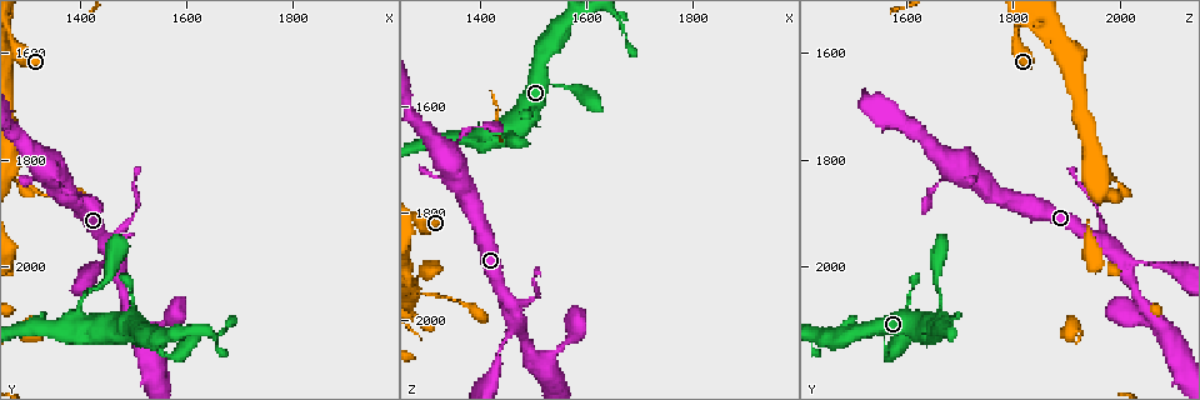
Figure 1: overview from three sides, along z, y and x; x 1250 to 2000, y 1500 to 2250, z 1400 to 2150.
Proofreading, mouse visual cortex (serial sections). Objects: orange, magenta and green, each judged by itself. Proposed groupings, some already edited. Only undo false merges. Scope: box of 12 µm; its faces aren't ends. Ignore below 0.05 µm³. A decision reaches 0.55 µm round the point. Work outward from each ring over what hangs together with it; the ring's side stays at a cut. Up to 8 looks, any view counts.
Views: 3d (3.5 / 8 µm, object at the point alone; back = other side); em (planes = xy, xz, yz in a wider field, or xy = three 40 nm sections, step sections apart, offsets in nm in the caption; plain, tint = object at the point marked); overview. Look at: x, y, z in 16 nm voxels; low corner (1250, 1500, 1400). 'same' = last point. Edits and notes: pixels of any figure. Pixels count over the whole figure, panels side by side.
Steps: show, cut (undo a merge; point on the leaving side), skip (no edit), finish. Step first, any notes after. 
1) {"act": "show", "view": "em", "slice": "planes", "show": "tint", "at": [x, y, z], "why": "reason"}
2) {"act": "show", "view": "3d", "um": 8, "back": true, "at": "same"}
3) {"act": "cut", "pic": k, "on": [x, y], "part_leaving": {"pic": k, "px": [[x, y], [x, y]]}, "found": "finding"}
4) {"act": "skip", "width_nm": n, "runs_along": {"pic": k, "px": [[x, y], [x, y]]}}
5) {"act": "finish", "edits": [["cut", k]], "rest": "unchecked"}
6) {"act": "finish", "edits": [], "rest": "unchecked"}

{"act": "show", "view": "3d", "um": 3.5, "at": [1460, 1990, 2010], "why": "narrows sharply"}

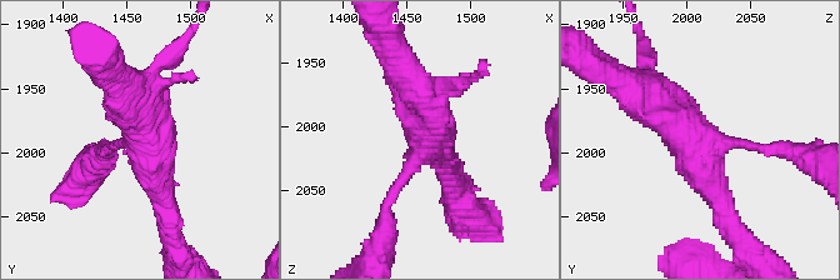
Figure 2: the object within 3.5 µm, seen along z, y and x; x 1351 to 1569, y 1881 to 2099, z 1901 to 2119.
{"act": "show", "view": "em", "slice": "xy", "step": 2, "show": "tint", "at": [1462, 1988, 2018], "arms": 3, "arm_widths_nm": [150, 350, 350]}

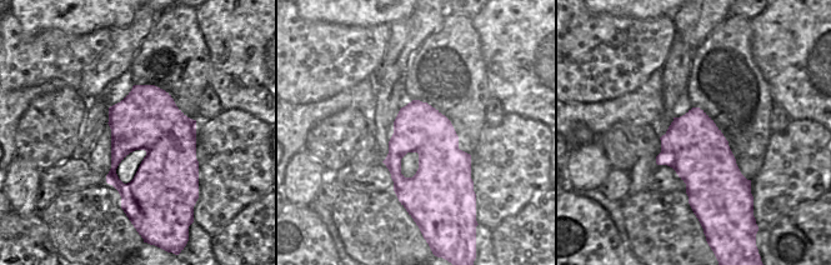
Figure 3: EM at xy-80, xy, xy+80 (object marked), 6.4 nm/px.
{"act": "skip", "runs_along": {"pic": 2, "px": [[638, 79], [695, 144], [724, 213]]}, "found": "one cell here"}

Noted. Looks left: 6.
{"act": "show", "view": "3d", "um": 3.5, "at": [1400, 1865, 1635], "why": "a narrow waist"}

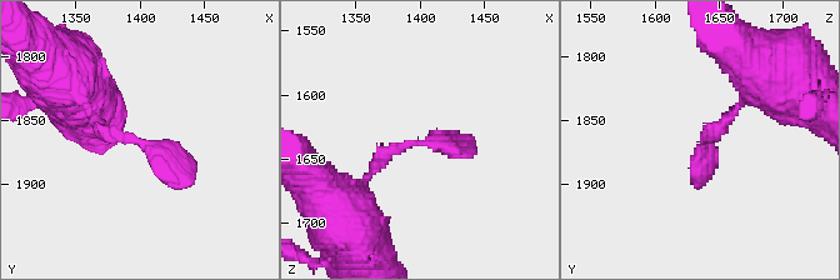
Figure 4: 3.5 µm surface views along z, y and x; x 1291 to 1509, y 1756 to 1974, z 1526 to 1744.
{"act": "show", "view": "em", "slice": "xy", "step": 3, "show": "tint", "at": [1400, 1868, 1638], "why": "need the tissue"}

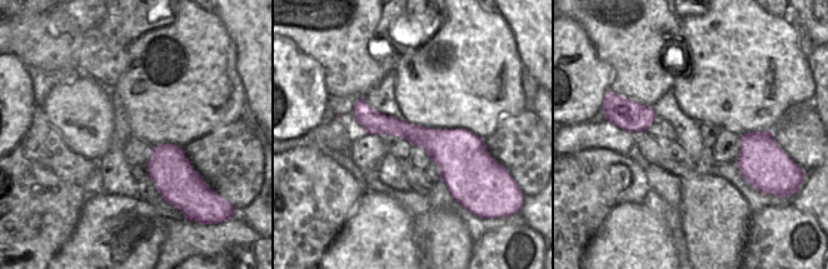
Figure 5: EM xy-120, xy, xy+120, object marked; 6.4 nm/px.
{"act": "skip", "runs_along": {"pic": 5, "px": [[357, 108], [490, 165]]}, "found": "one cell here"}

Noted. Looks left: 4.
{"act": "show", "view": "3d", "um": 8, "at": [1395, 2090, 1670], "why": "sharp bend"}

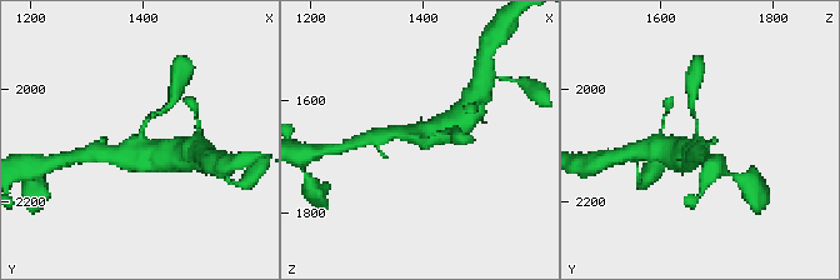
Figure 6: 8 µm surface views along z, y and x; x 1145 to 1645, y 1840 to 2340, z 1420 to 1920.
{"act": "show", "view": "em", "slice": "planes", "show": "tint", "at": [1395, 2085, 1665]}

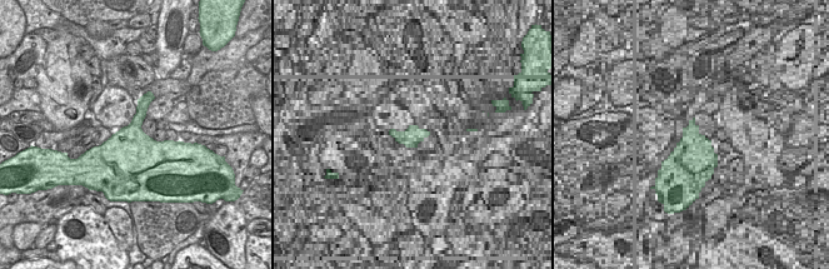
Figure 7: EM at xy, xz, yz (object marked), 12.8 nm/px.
{"act": "skip", "runs_along": {"pic": 6, "px": [[455, 125], [425, 138], [386, 133]]}, "found": "continuous, no second cell"}

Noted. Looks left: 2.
{"act": "finish", "edits": [], "rest": "unchecked"}

